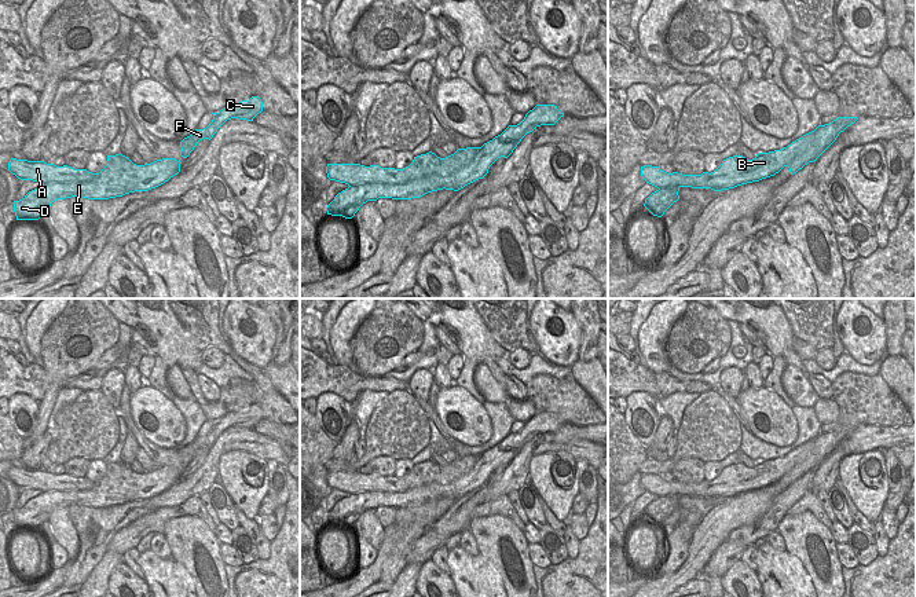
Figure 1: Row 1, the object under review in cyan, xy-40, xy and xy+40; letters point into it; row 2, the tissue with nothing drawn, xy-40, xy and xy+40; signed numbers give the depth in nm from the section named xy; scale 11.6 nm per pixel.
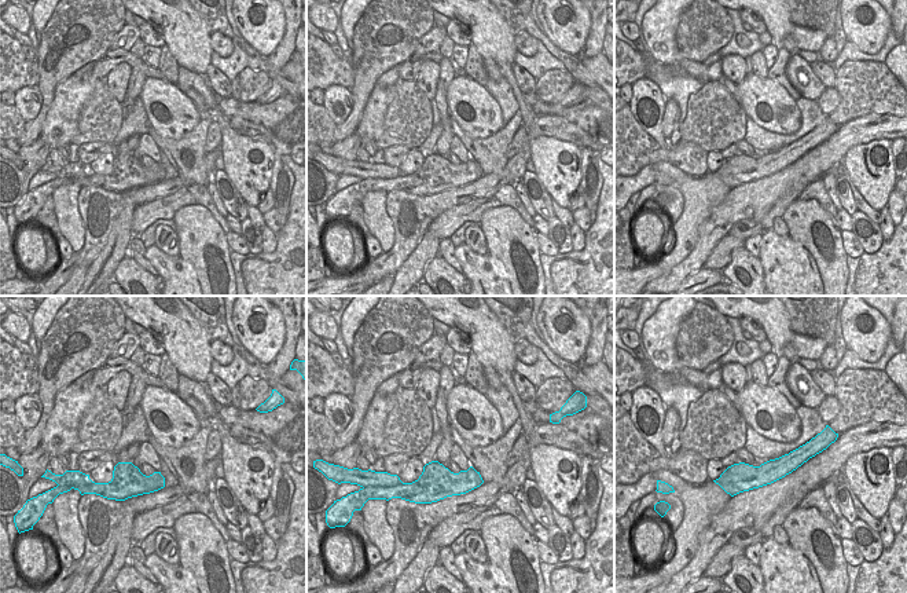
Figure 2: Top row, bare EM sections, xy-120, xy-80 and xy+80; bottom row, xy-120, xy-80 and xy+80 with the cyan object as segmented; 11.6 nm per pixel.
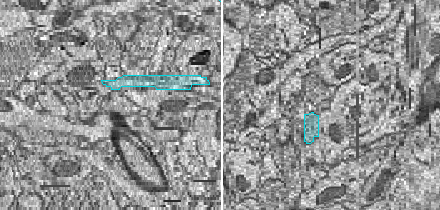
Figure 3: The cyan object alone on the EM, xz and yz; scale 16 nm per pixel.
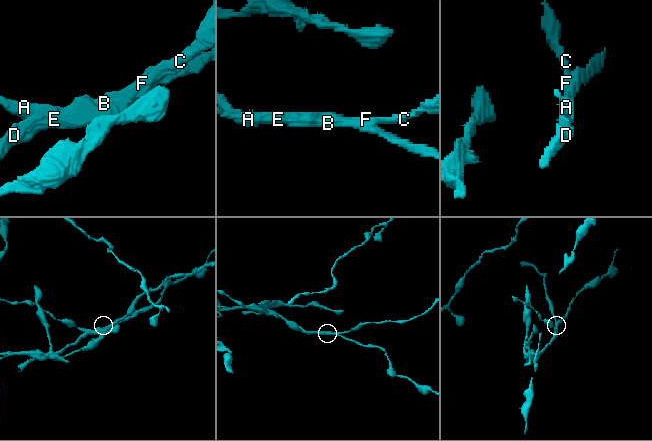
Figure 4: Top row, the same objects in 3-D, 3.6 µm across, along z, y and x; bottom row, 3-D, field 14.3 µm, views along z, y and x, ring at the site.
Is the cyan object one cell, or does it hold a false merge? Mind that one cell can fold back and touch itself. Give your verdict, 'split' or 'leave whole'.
split

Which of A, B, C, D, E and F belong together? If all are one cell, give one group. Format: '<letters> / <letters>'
A B / C D E F

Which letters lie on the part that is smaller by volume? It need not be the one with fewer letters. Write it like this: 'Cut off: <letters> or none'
Cut off: A, B

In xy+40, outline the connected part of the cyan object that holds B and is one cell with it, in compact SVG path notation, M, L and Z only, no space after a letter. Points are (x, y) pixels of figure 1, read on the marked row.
M814 131L803 135L784 149L758 153L755 158L743 158L741 164L722 161L711 173L682 175L667 173L660 166L641 166L642 179L657 187L692 187L692 188L734 188L733 179L744 179L747 183L759 182L774 176L787 166L799 153L805 151L814 139Z

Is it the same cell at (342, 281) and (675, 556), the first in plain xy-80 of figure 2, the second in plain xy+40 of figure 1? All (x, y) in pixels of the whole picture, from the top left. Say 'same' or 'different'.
different

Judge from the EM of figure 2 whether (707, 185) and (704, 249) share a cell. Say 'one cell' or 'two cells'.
two cells

